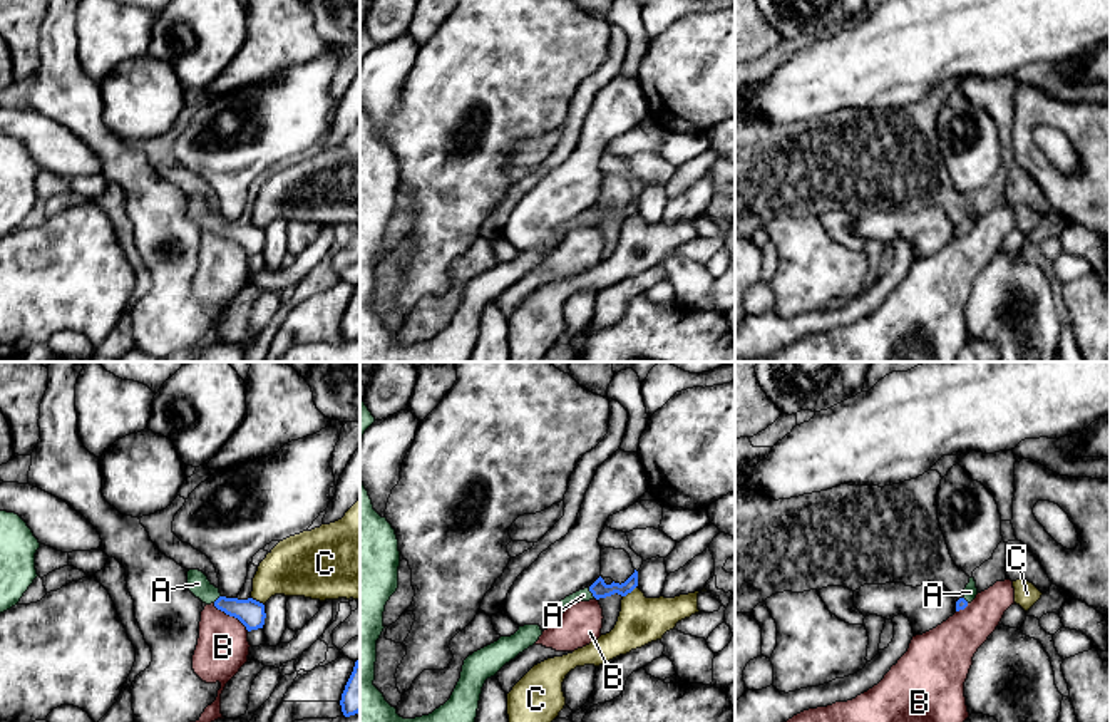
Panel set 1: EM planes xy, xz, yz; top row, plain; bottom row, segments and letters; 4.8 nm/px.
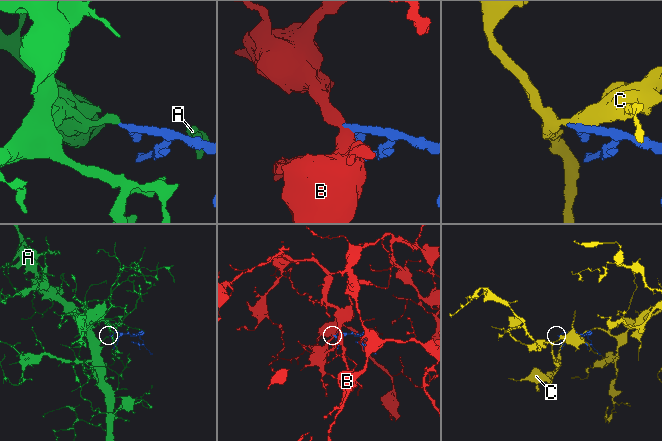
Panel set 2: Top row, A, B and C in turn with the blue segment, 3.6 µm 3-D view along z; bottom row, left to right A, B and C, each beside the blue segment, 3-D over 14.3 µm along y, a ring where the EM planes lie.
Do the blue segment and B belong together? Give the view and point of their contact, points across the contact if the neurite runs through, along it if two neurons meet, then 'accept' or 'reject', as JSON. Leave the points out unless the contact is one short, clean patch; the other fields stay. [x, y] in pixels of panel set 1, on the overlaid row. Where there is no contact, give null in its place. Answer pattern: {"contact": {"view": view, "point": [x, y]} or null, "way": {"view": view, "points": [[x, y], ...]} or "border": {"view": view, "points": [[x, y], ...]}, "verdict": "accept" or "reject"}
{"contact": {"view": "xy", "point": [231, 615]}, "border": {"view": "xy", "points": [[213, 603], [233, 615], [248, 630]]}, "verdict": "reject"}

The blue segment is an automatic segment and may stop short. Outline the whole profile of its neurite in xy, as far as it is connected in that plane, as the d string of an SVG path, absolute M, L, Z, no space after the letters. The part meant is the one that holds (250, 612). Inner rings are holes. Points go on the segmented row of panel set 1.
M199 570L188 571L188 588L203 603L213 603L218 610L238 618L248 632L263 628L266 618L263 603L253 598L238 600L223 596L219 588L216 588Z

